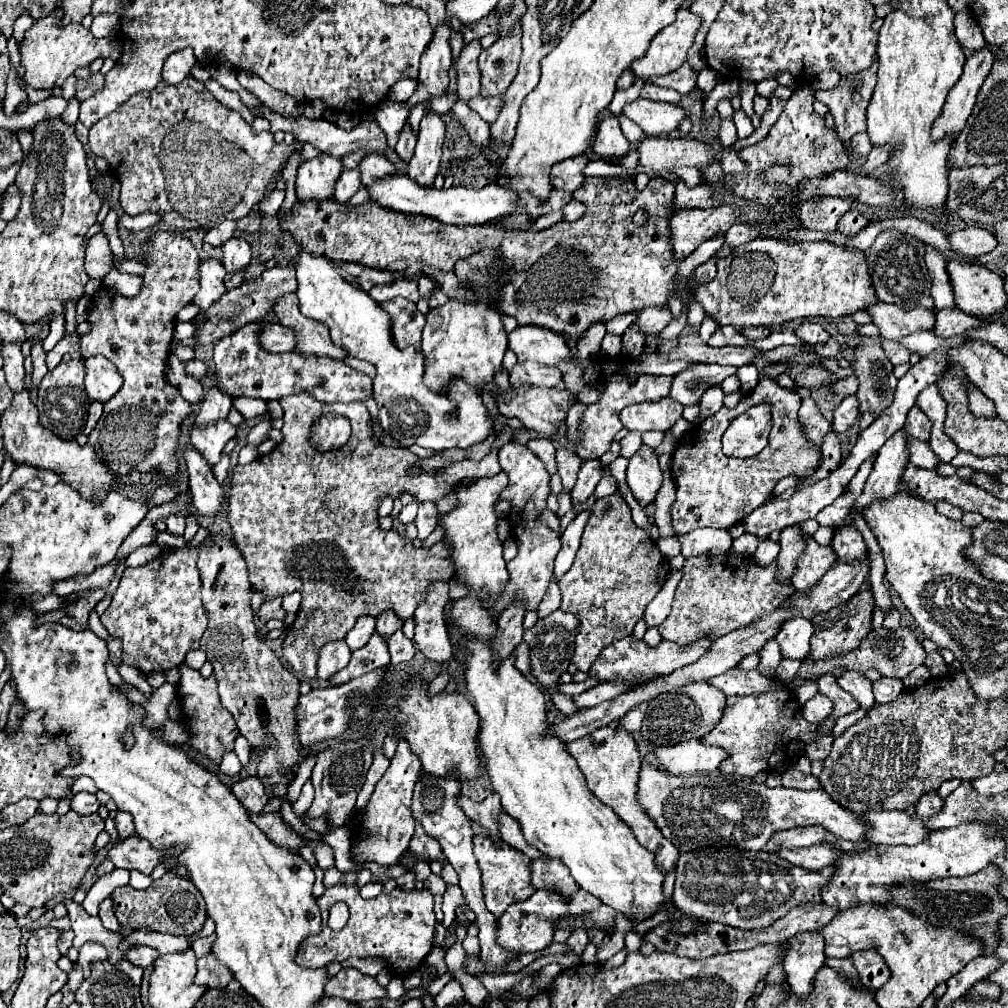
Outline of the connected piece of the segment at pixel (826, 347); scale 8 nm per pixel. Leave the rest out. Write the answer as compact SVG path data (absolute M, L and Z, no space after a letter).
M829 337L827 343L823 343L823 345L815 345L813 351L815 351L817 355L821 355L821 357L835 357L835 355L839 353L839 343L837 343L835 337Z

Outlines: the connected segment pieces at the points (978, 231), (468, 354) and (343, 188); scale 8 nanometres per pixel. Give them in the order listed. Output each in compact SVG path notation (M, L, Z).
M975 225L949 233L947 241L953 253L971 257L971 259L977 259L983 253L991 253L997 247L997 239L993 237L993 233L983 227L975 227Z
M449 301L447 305L429 311L427 325L423 329L421 351L427 357L425 383L431 389L443 389L453 377L465 379L469 385L477 387L481 383L491 383L495 371L501 367L503 353L507 349L507 333L501 323L501 313L487 301Z
M349 169L349 171L343 171L341 177L337 179L337 193L333 195L335 201L339 203L347 203L361 187L361 173L359 169Z

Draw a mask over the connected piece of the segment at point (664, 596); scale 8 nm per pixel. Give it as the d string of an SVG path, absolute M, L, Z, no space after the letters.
M682 570L673 571L667 578L661 591L647 605L647 611L645 611L645 623L647 623L647 627L659 627L661 621L667 619L667 615L671 611L676 587L682 576Z

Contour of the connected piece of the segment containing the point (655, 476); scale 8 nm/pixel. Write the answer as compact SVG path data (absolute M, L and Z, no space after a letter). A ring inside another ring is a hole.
M641 445L641 449L629 461L627 485L643 509L655 503L661 483L663 473L659 469L657 455L651 449L645 449L645 445Z

